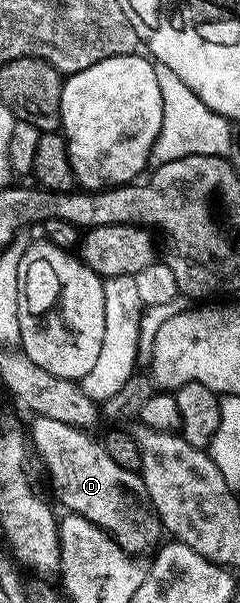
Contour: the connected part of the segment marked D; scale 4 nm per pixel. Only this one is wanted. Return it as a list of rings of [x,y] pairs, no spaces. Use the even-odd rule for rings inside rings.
[[[37,416],[31,422],[31,447],[33,444],[37,454],[44,459],[48,476],[69,513],[85,516],[93,524],[107,530],[129,554],[140,554],[136,552],[152,547],[155,549],[161,543],[160,517],[155,506],[140,495],[146,493],[146,482],[139,472],[122,470],[122,466],[110,458],[103,443],[91,440],[83,428],[75,428],[66,422],[54,422],[54,418],[45,416]],[[132,492],[138,492],[141,497]]]

